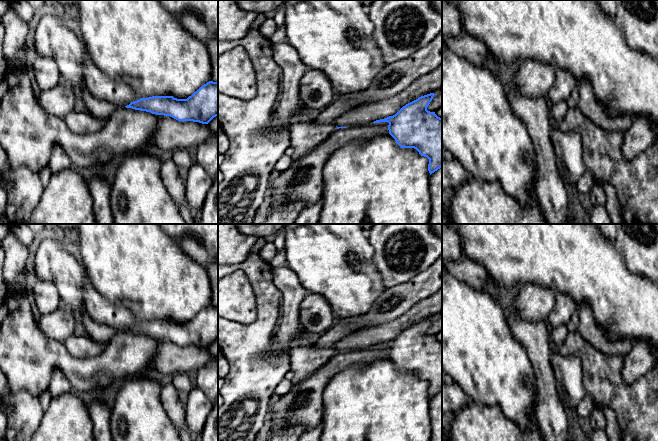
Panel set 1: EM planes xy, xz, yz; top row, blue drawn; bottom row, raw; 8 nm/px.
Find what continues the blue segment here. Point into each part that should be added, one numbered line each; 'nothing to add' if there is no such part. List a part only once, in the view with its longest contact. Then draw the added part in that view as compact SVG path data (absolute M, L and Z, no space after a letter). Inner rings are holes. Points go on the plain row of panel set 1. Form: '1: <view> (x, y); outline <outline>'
nothing to add

